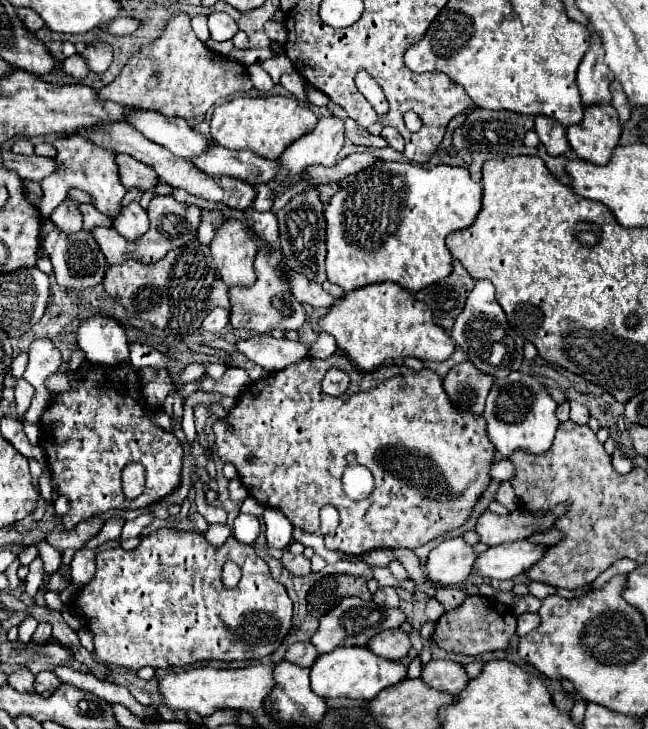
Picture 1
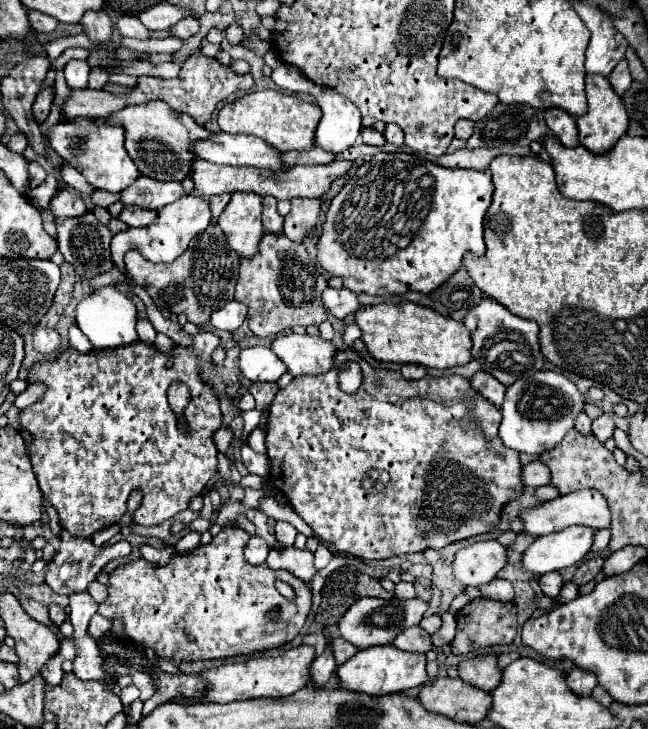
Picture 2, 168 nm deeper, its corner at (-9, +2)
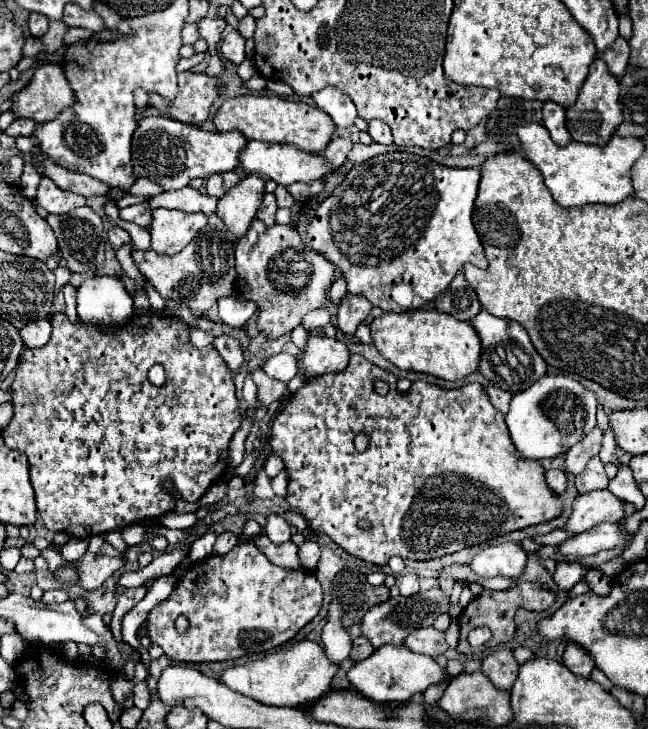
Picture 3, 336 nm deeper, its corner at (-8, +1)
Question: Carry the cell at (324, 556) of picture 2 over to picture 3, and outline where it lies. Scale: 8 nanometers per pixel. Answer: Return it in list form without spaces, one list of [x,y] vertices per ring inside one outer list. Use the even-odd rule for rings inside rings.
[[[308,539],[304,545],[300,545],[300,559],[306,569],[314,571],[318,565],[318,559],[320,559],[320,545],[316,541]]]

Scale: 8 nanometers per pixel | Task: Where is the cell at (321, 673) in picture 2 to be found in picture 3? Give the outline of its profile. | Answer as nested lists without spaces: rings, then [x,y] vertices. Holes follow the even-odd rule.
[[[332,605],[328,613],[330,613],[330,619],[322,629],[322,647],[324,647],[326,657],[332,663],[340,663],[348,657],[352,639],[346,633],[346,629],[340,625],[340,605]]]

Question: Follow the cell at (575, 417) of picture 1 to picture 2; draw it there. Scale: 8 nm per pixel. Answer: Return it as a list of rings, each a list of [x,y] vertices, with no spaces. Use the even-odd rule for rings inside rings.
[[[601,414],[597,420],[593,420],[593,434],[597,436],[597,440],[605,442],[607,438],[611,438],[615,432],[615,424],[613,424],[613,418],[611,414]]]

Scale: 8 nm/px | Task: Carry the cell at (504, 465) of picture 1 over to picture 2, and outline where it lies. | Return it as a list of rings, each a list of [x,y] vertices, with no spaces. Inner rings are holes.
[[[531,462],[531,464],[523,466],[521,476],[523,476],[525,486],[531,486],[531,488],[539,488],[539,486],[549,484],[549,468],[545,468],[543,462]]]

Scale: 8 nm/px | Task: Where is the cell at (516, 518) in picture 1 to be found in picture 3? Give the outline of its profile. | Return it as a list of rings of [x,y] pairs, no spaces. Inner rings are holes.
[[[608,489],[580,493],[574,499],[572,513],[564,525],[568,533],[582,533],[584,529],[592,529],[600,523],[618,523],[624,517],[622,499],[612,495]]]

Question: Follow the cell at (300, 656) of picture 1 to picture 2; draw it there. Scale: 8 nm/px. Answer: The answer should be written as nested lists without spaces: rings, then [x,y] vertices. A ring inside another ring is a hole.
[[[341,638],[333,640],[333,654],[335,654],[335,660],[337,660],[339,666],[341,666],[345,660],[349,660],[353,654],[357,654],[357,652],[359,652],[359,648],[353,646],[353,644],[349,644],[347,640],[341,640]]]

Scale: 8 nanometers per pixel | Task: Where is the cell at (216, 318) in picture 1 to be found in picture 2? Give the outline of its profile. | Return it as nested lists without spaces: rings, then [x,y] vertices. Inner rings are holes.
[[[231,300],[231,302],[227,302],[223,308],[219,308],[217,312],[213,312],[211,324],[213,324],[217,330],[233,332],[233,330],[237,330],[237,328],[243,324],[245,318],[247,318],[247,308],[245,308],[245,304],[237,302],[237,300]]]

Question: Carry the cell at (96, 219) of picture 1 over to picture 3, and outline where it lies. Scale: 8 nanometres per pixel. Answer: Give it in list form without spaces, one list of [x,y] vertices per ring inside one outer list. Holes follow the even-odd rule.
[[[110,227],[110,229],[108,229],[108,241],[110,241],[110,245],[112,245],[114,249],[118,249],[118,247],[122,247],[124,243],[130,241],[130,235],[128,235],[128,231],[122,229],[122,227]]]

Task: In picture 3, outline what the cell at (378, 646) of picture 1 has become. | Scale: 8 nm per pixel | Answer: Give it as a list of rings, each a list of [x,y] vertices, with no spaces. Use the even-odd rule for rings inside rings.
[[[434,627],[416,629],[414,633],[410,633],[406,637],[404,645],[410,651],[416,651],[416,653],[422,653],[422,655],[428,655],[428,657],[442,655],[448,649],[448,645],[444,641],[444,633],[442,631],[436,631]]]

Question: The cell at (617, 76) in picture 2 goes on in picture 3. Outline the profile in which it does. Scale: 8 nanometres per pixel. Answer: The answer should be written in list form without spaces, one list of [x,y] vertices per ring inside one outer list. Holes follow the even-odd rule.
[[[618,37],[616,43],[612,45],[612,49],[606,49],[604,53],[600,53],[600,57],[606,61],[608,65],[608,71],[616,77],[616,79],[622,79],[626,69],[628,69],[628,57],[630,57],[630,47],[628,43]]]

